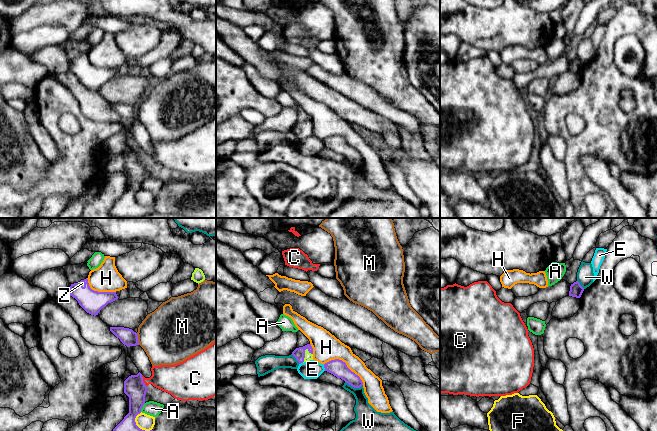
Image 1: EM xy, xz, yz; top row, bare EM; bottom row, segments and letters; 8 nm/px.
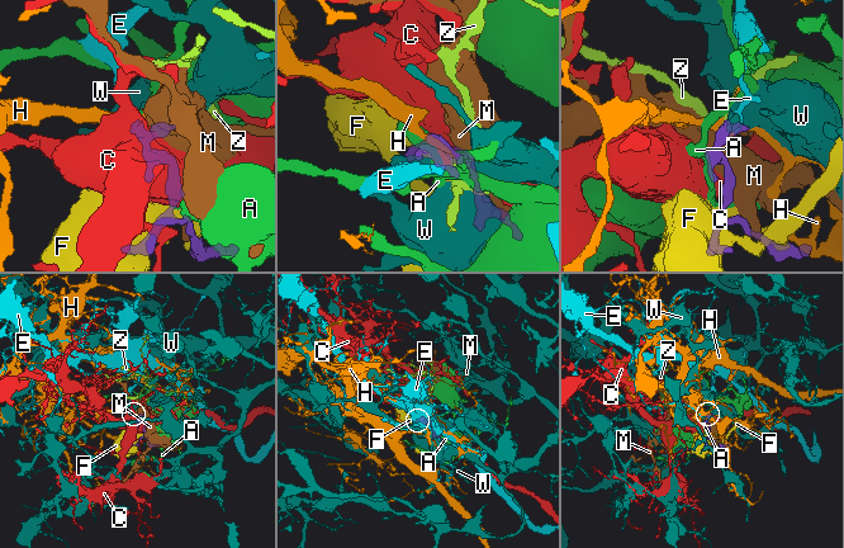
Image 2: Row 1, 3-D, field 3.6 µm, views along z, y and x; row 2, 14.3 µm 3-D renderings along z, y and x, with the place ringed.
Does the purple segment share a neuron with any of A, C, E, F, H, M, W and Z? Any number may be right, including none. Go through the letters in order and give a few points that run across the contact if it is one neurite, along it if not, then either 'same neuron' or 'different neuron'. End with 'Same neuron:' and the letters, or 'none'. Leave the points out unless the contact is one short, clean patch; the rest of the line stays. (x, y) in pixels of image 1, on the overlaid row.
A: different neuron
C: line xy (141, 375), (142, 381), (146, 386); different neuron
E: different neuron
F: different neuron
H: different neuron
M: different neuron
W: different neuron
Z: line xz (299, 353), (304, 355), (308, 356); same neuron
Same neuron: Z

